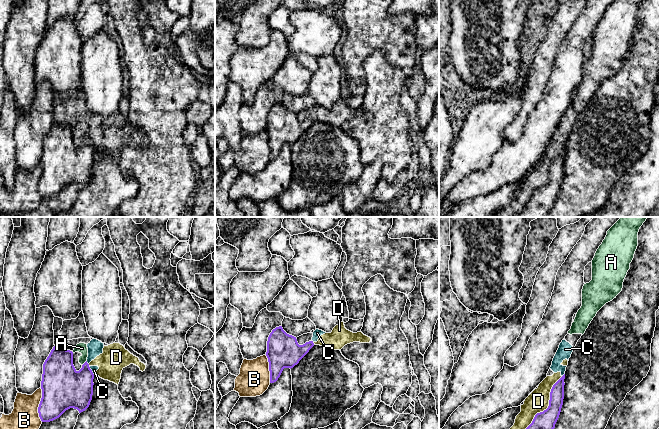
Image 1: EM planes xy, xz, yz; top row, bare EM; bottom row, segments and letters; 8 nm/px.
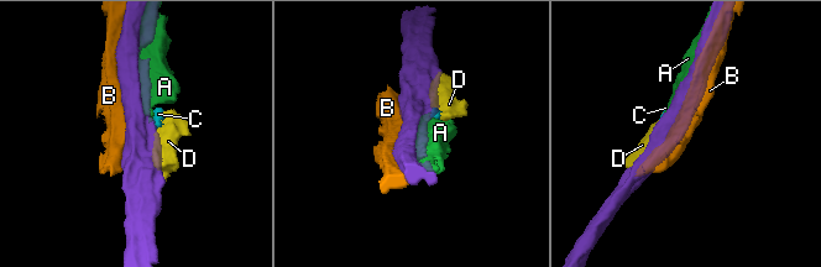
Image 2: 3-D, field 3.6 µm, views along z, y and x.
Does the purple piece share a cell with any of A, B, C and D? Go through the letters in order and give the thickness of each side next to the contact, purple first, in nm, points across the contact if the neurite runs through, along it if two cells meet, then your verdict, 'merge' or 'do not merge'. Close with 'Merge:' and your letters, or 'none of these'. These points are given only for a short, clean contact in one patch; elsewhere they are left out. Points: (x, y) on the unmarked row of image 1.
A: calibres 340 and 80 nm; do not merge
B: calibres 340 and 240 nm; do not merge
C: calibres 300 and 120 nm; border xy (86, 137), (88, 140); do not merge
D: calibres 200 and 170 nm; do not merge
Merge: none of these

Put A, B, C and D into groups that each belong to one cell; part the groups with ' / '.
A C D / B

